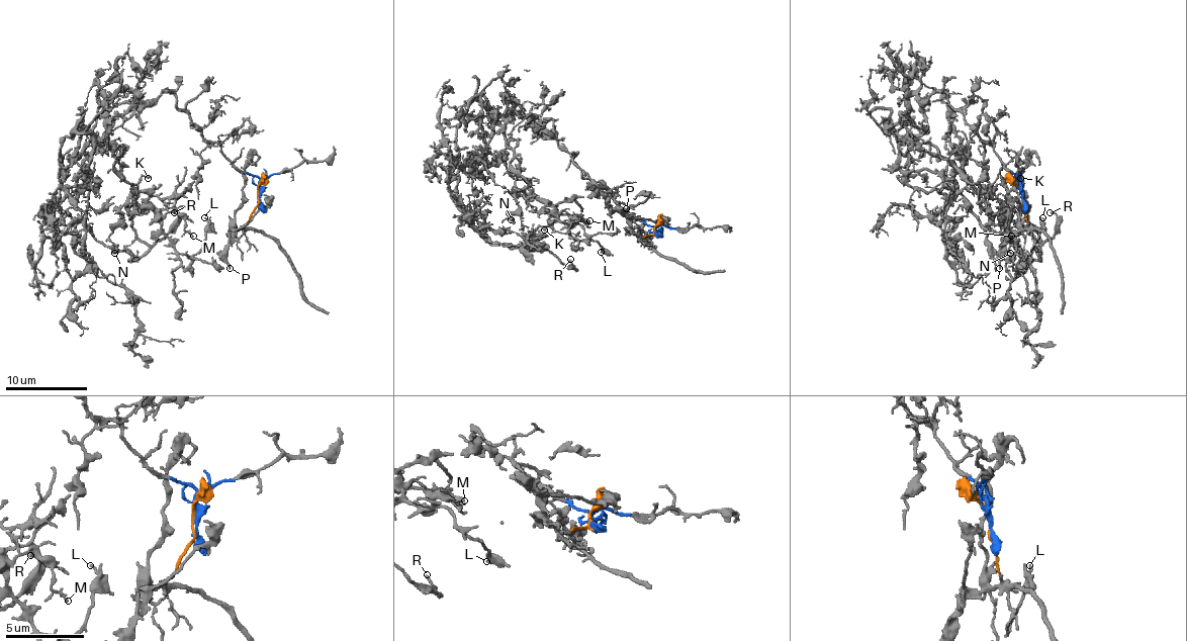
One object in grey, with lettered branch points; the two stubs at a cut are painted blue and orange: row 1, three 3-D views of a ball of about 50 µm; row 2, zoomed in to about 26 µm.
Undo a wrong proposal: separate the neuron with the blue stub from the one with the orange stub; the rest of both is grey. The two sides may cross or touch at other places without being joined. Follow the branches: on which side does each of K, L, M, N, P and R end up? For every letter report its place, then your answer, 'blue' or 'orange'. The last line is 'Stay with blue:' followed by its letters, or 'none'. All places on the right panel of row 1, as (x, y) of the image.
K: (1020, 178) | blue
L: (1042, 217) | blue
M: (1011, 236) | blue
N: (1010, 253) | blue
P: (999, 268) | orange
R: (1049, 212) | blue
Stay with blue: K, L, M, N, R

